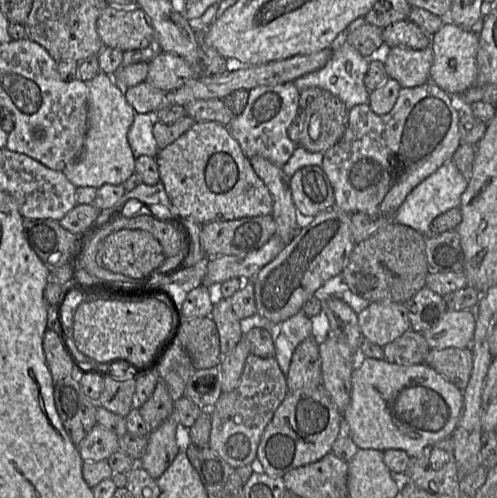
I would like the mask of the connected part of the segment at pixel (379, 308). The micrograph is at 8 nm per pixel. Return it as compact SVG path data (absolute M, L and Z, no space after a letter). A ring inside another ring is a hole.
M371 302L357 314L362 337L380 347L410 330L408 310L403 303Z

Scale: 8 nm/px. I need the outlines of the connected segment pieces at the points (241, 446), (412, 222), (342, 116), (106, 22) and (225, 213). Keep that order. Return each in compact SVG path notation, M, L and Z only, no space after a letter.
M250 354L237 387L230 392L222 392L209 409L211 432L208 446L234 468L251 465L257 458L257 449L266 426L288 393L287 377L276 358Z
M448 161L409 193L393 216L393 221L409 226L420 234L428 236L431 223L436 217L460 206L461 196L466 190L467 184L468 181L463 177L454 162Z
M311 87L300 92L297 114L301 119L301 131L297 146L309 152L324 153L334 146L343 136L349 119L349 109L329 91Z
M107 5L96 26L104 47L132 51L154 44L154 30L138 6Z
M198 121L167 147L160 149L156 158L160 182L172 205L172 219L186 226L187 222L204 225L213 221L227 221L244 217L270 215L273 198L254 171L250 159L245 156L238 142L228 129L217 122Z

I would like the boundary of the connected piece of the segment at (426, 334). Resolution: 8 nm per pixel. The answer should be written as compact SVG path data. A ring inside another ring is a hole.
M448 311L433 328L421 332L431 350L471 346L476 325L474 311Z

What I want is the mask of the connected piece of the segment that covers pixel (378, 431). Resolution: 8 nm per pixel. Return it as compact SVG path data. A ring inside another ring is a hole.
M360 357L351 374L350 402L341 413L345 433L359 449L402 450L417 458L425 447L448 438L454 431L463 407L463 392L426 364L402 366Z

